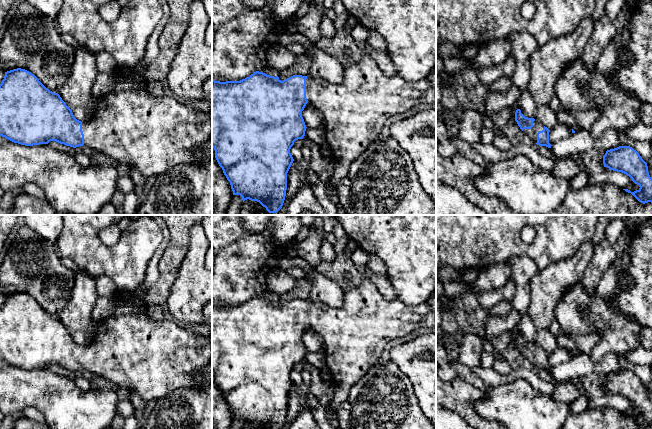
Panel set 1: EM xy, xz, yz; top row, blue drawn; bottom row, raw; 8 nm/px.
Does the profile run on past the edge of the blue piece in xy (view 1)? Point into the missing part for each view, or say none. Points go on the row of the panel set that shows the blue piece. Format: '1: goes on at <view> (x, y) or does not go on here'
1: goes on at xy (129, 126)

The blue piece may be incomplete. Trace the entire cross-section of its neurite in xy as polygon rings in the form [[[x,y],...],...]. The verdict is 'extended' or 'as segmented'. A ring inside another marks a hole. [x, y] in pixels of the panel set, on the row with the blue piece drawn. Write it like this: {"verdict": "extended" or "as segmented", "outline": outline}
{"verdict": "extended", "outline": [[[157,0],[162,8],[163,16],[152,32],[143,60],[134,66],[117,66],[113,75],[114,88],[105,96],[97,99],[96,108],[88,121],[77,120],[72,110],[66,105],[58,93],[46,88],[31,72],[17,68],[5,72],[0,84],[0,136],[25,146],[48,144],[56,141],[73,148],[88,146],[97,153],[102,153],[115,163],[134,165],[147,178],[152,178],[166,172],[168,169],[182,163],[191,163],[202,156],[203,148],[211,138],[212,116],[194,110],[189,104],[181,103],[173,97],[154,97],[146,89],[147,80],[142,69],[148,66],[158,55],[158,41],[170,18],[170,8],[167,0]]]}

